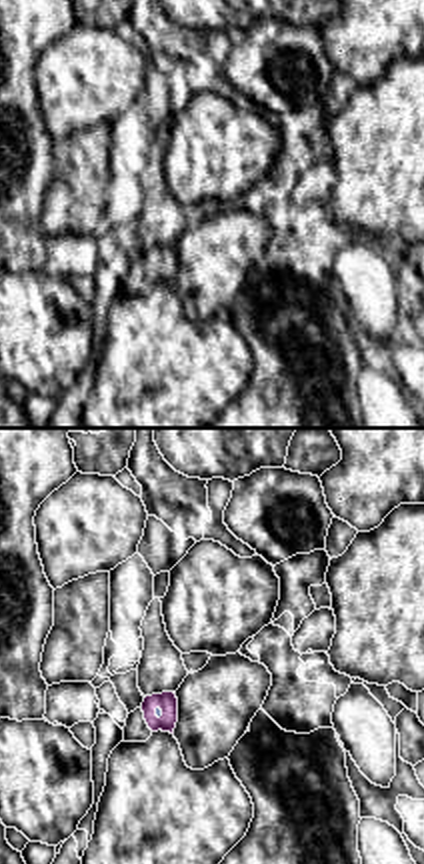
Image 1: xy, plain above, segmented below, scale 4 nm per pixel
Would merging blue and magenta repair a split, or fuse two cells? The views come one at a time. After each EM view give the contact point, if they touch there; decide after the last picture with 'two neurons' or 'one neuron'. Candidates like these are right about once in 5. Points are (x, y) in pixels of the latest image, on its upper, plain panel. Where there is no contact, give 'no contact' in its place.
(156, 264)

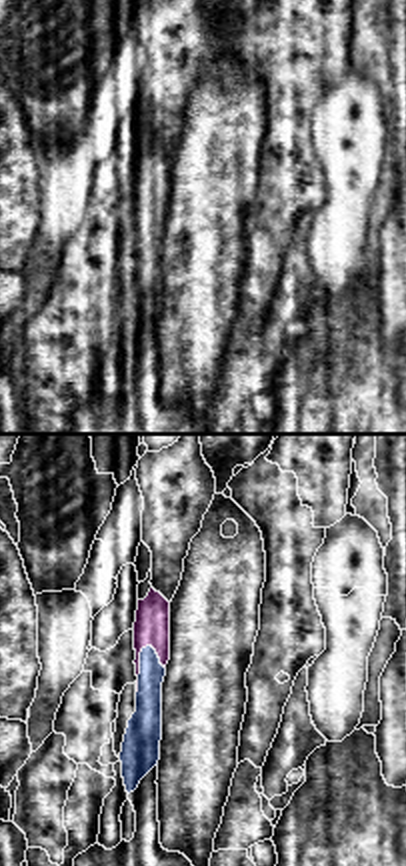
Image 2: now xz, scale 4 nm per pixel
(140, 210)

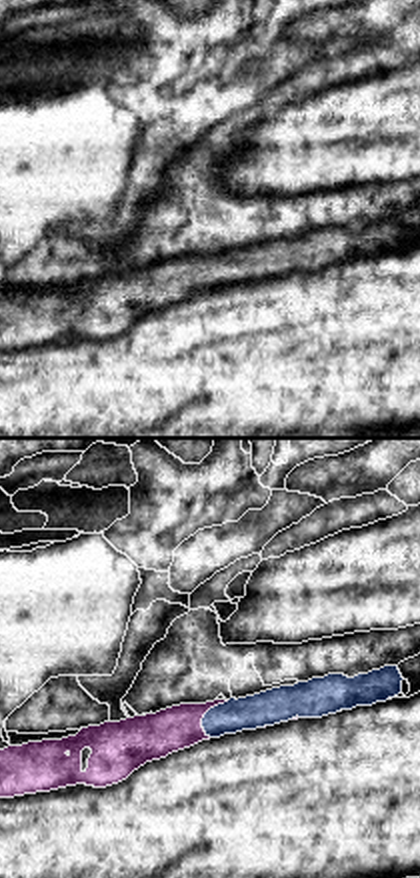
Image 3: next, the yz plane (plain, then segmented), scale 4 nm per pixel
(204, 266)

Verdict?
one neuron

